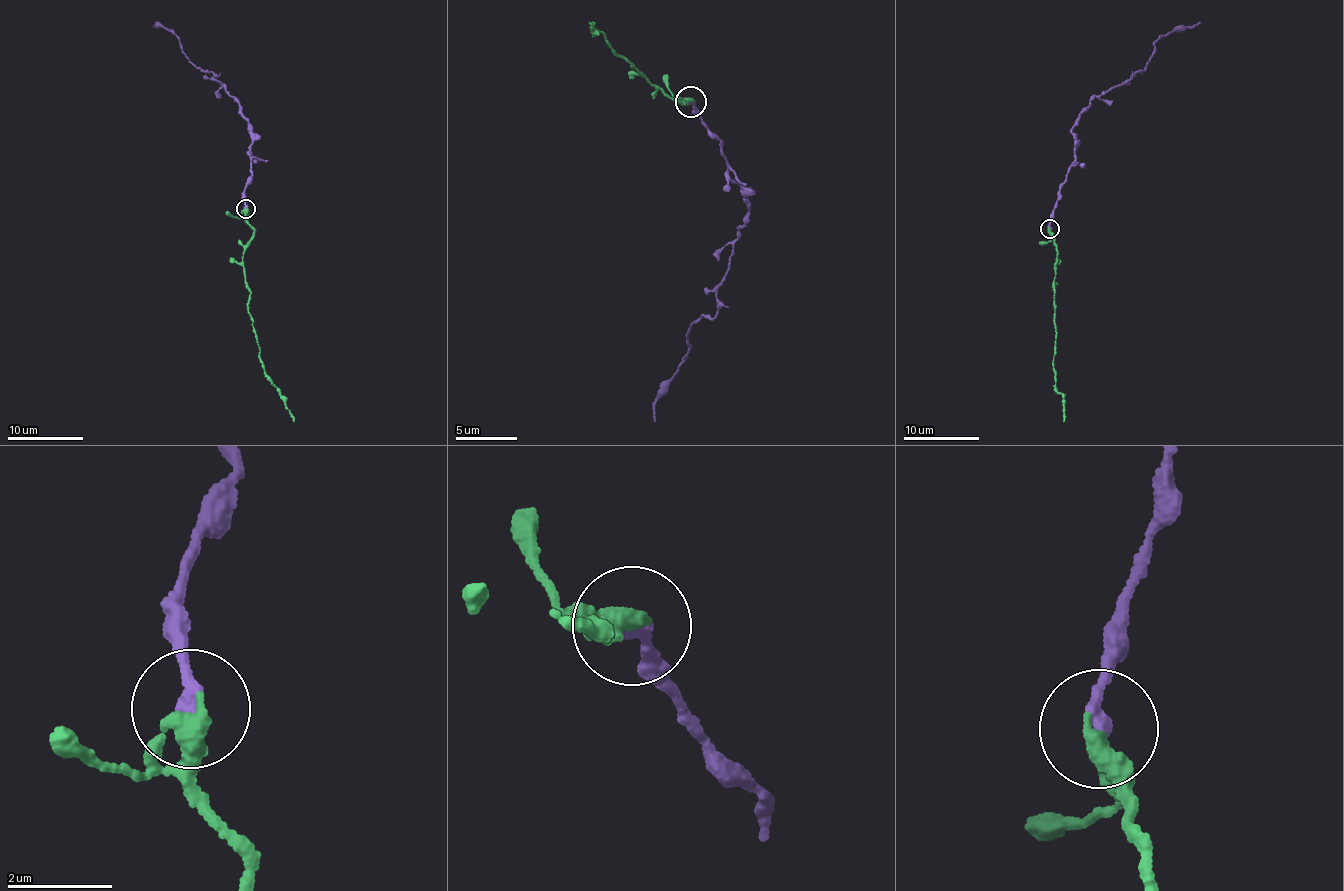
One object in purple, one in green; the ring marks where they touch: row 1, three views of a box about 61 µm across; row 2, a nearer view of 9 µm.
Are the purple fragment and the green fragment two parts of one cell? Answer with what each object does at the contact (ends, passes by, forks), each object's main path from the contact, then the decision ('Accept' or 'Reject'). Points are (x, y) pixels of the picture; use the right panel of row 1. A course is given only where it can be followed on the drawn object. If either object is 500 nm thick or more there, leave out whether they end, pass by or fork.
At the ring purple ends. At the ring green ends. Course of purple: (1050, 229), (1053, 208), (1071, 166), (1071, 128), (1078, 114), (1089, 102), (1142, 71), (1159, 38), (1200, 22). Course of green: (1050, 229), (1056, 246), (1054, 375), (1056, 389), (1063, 398), (1065, 421). Accept

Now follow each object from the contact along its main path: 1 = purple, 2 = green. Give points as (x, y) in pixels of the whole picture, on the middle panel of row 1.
1: (689, 102), (721, 141), (727, 170), (752, 193), (751, 207), (713, 318), (690, 326), (654, 420)
2: (689, 102), (679, 100), (683, 104), (652, 85), (613, 52), (604, 35), (588, 24), (594, 33), (590, 25)

